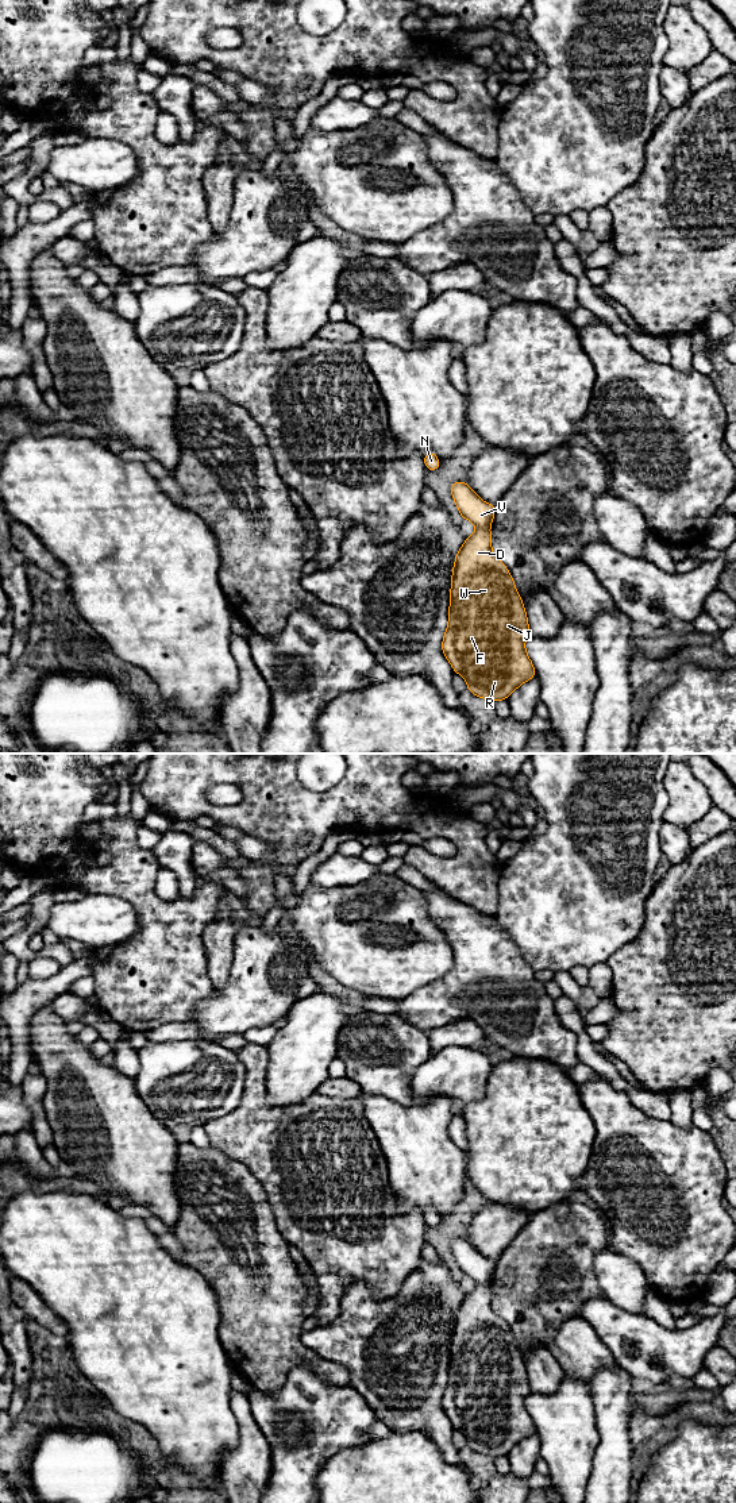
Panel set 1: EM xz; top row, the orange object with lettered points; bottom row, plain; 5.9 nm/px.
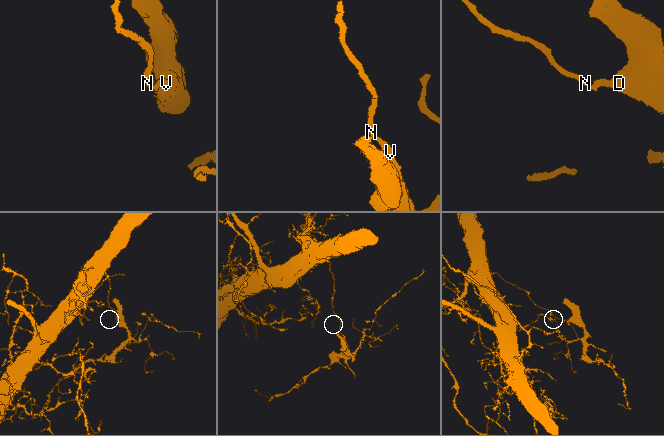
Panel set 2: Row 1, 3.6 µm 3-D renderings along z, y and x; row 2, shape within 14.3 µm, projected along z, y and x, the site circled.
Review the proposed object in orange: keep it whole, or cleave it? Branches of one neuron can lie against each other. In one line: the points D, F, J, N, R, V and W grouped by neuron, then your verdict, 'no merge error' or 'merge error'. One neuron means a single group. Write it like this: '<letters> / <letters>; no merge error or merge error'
D F J R W / N V; merge error

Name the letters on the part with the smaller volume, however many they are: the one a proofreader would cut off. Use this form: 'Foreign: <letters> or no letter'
Foreign: D, F, J, R, W

